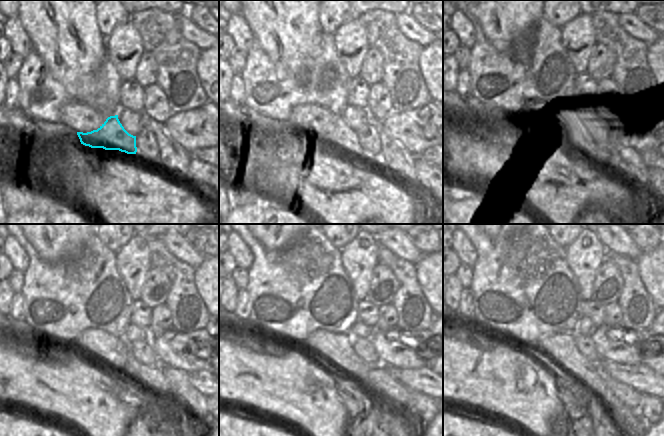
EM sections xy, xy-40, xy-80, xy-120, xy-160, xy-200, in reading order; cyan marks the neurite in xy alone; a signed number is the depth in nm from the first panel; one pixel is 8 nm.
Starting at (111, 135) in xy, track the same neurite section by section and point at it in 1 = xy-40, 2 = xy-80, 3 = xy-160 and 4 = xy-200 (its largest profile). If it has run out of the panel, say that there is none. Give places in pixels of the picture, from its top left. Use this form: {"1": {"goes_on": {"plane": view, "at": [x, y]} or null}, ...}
{"1": {"goes_on": {"plane": "xy-40", "at": [338, 134]}}, "2": {"goes_on": {"plane": "xy-80", "at": [574, 142]}}, "3": {"goes_on": {"plane": "xy-160", "at": [379, 379]}}, "4": {"goes_on": {"plane": "xy-200", "at": [630, 397]}}}

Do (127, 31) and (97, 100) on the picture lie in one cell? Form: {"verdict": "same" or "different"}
{"verdict": "different"}

